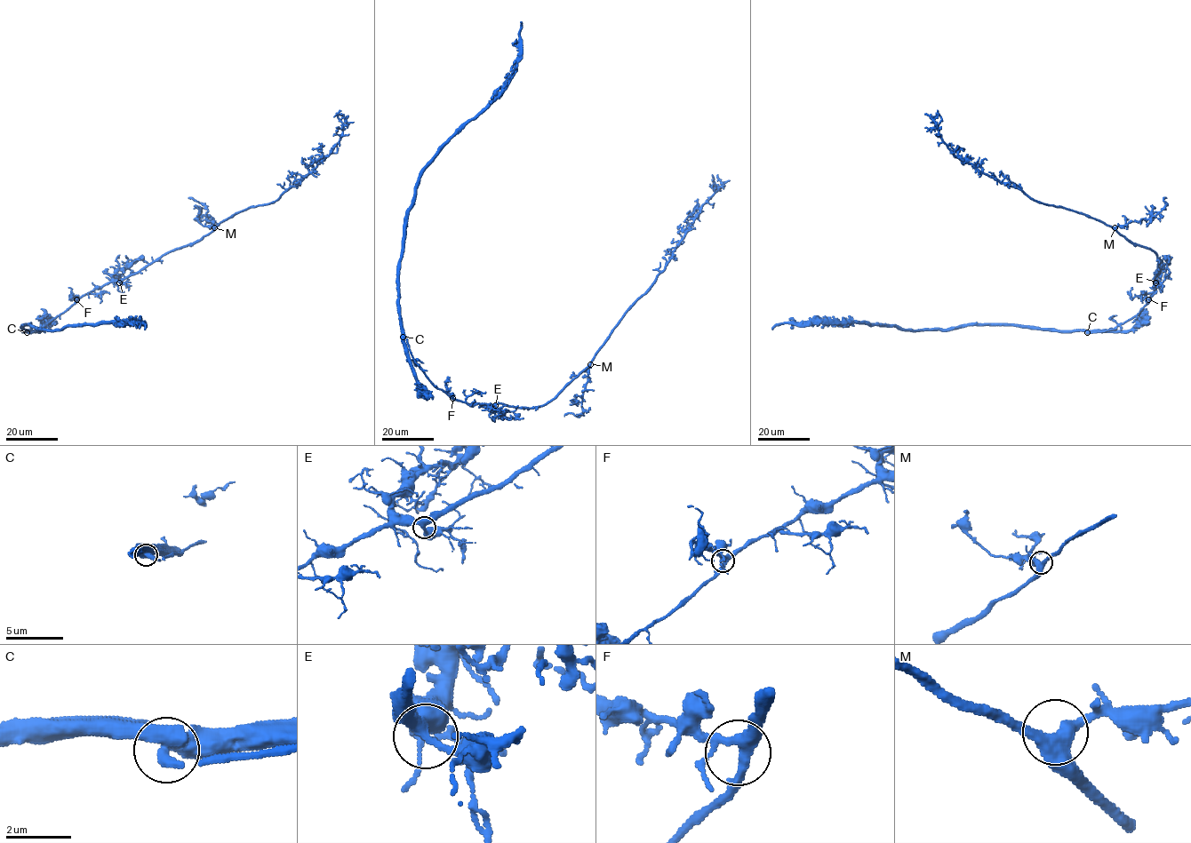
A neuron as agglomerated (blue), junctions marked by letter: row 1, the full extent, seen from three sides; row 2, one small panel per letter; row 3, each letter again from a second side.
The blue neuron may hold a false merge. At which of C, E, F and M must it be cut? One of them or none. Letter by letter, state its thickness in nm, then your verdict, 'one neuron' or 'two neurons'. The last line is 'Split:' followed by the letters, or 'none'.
C: 550 nm thick; two neurons
E: 360 nm thick; one neuron
F: 320 nm thick; one neuron
M: 400 nm thick; one neuron
Split: C

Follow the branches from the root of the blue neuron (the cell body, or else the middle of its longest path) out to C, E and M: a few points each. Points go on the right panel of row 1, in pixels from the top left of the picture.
C: (1150, 299), (1137, 314), (1114, 329), (1086, 331)
E: (1150, 299), (1155, 290), (1155, 282)
M: (1150, 299), (1155, 290), (1154, 278), (1158, 270), (1158, 258), (1151, 250), (1132, 243), (1115, 227)

